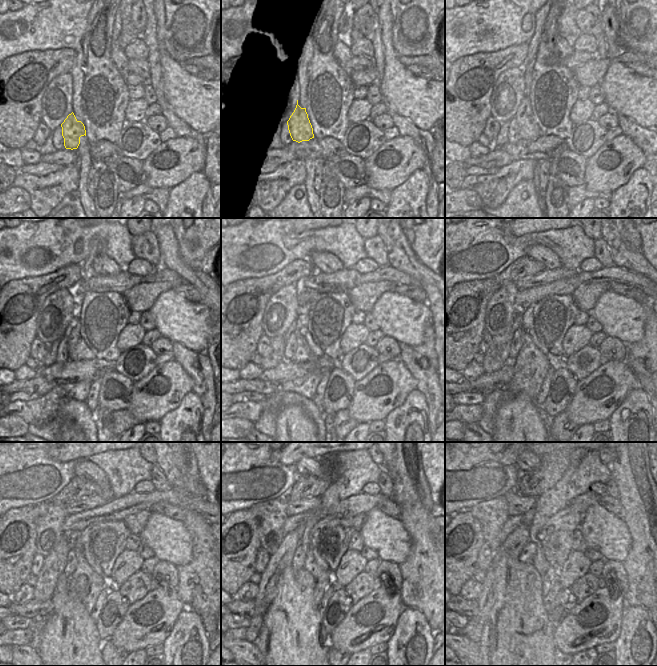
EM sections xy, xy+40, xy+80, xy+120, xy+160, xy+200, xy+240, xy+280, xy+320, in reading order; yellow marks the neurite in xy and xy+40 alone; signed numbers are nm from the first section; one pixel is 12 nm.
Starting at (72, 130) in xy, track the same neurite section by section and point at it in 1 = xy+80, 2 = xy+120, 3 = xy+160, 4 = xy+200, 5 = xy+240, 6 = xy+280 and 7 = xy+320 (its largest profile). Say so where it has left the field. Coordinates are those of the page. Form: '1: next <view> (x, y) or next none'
1: next xy+80 (527, 129)
2: next xy+120 (78, 350)
3: next xy+160 (302, 321)
4: next xy+200 (527, 318)
5: next xy+240 (83, 537)
6: next xy+280 (330, 521)
7: next xy+320 (569, 519)

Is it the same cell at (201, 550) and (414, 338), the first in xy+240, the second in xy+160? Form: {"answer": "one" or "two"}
{"answer": "two"}

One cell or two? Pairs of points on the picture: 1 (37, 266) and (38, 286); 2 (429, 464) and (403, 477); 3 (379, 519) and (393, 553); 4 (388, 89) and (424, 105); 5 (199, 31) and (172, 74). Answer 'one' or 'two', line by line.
1: two
2: two
3: one
4: one
5: two

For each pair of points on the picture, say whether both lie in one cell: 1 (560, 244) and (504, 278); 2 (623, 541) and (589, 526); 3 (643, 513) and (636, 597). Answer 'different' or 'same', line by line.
1: different
2: same
3: same

